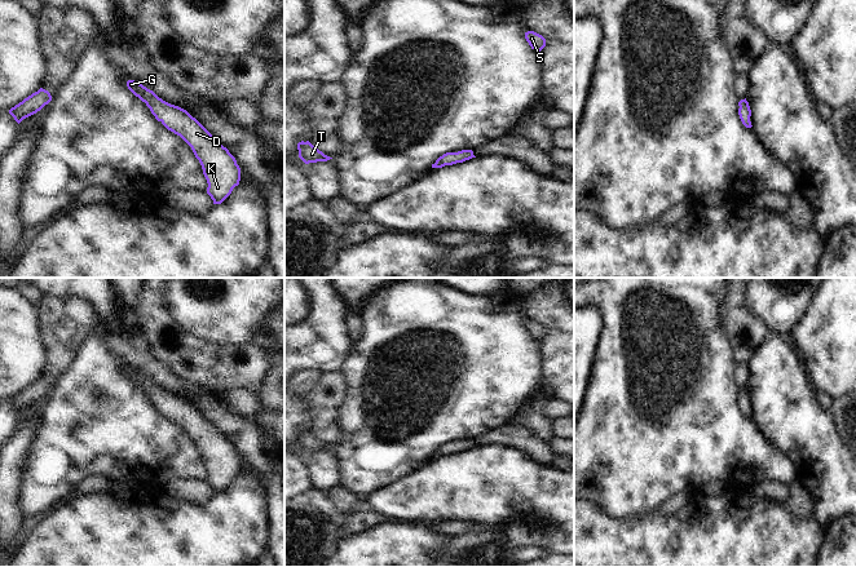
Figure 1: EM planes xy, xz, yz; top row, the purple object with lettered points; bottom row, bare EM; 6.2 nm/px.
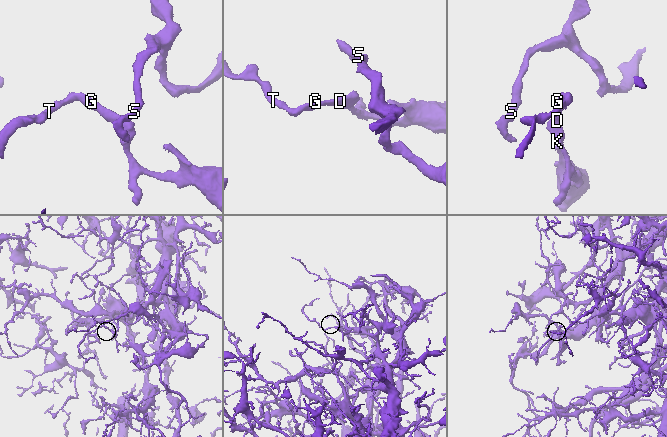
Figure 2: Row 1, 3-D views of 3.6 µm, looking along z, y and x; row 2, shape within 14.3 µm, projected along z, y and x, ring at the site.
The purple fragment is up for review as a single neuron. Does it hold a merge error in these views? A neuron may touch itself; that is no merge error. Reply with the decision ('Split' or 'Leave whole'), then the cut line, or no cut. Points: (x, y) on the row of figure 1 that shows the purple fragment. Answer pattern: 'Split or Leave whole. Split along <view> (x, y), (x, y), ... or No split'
Leave whole. No split.

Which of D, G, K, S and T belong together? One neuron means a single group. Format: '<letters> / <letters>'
D G K S T

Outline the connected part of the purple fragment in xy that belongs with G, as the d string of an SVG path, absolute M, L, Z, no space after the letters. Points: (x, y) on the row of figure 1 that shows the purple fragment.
M128 80L127 87L146 103L158 121L191 147L207 180L207 194L213 204L221 204L241 181L235 158L186 110L163 101L134 80Z

